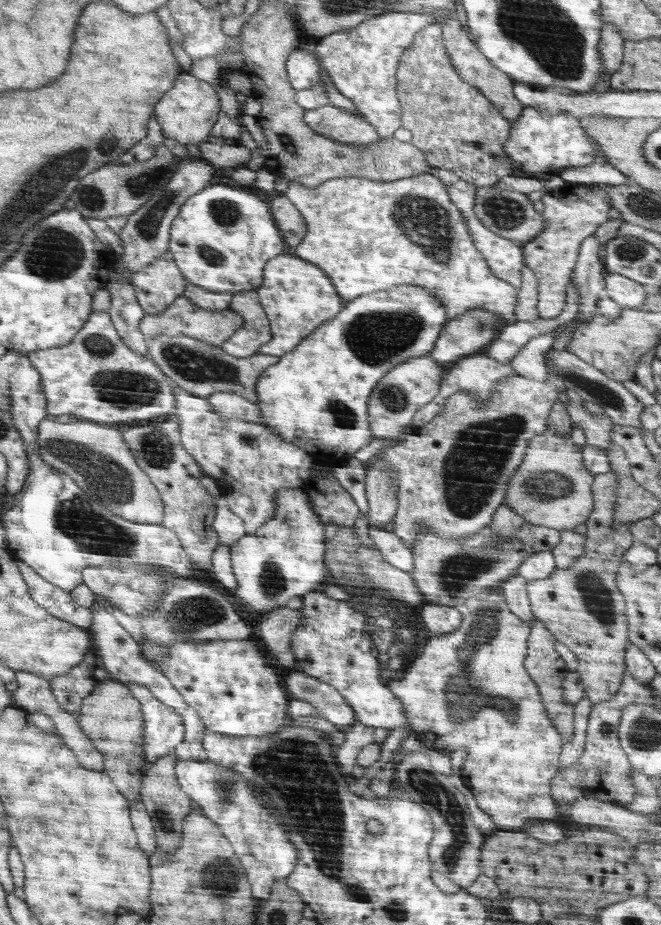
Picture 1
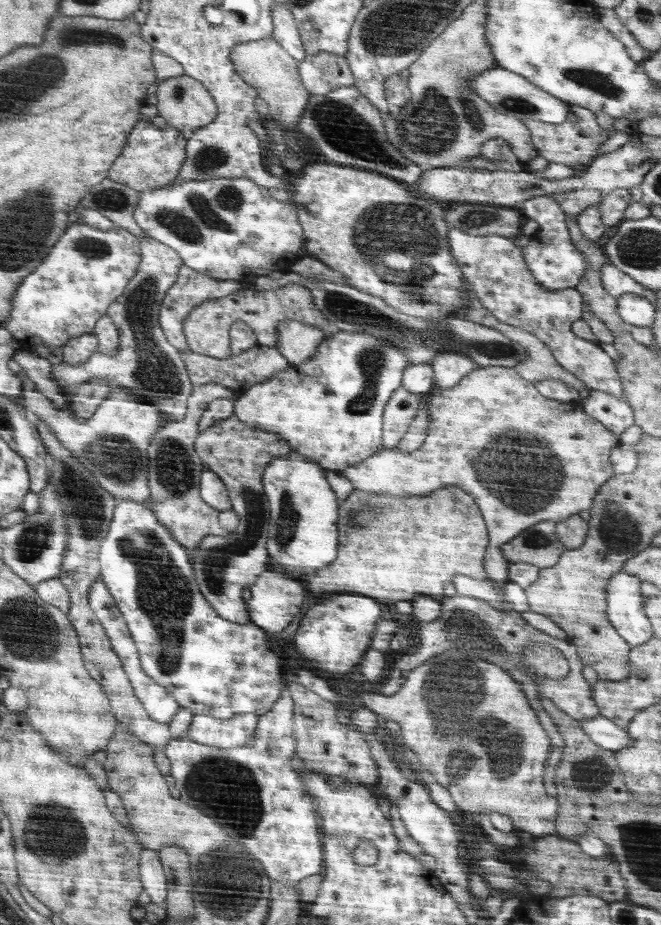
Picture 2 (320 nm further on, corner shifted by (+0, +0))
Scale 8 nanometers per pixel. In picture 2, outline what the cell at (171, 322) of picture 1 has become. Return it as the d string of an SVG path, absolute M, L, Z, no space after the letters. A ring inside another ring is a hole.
M289 283L278 289L261 290L242 287L232 294L218 300L209 300L193 308L184 322L186 348L188 351L226 359L232 354L229 341L229 328L233 323L244 321L257 337L257 344L267 347L276 347L278 343L277 327L287 320L300 321L304 324L317 325L330 336L329 320L324 313L313 303L313 295L305 286Z

